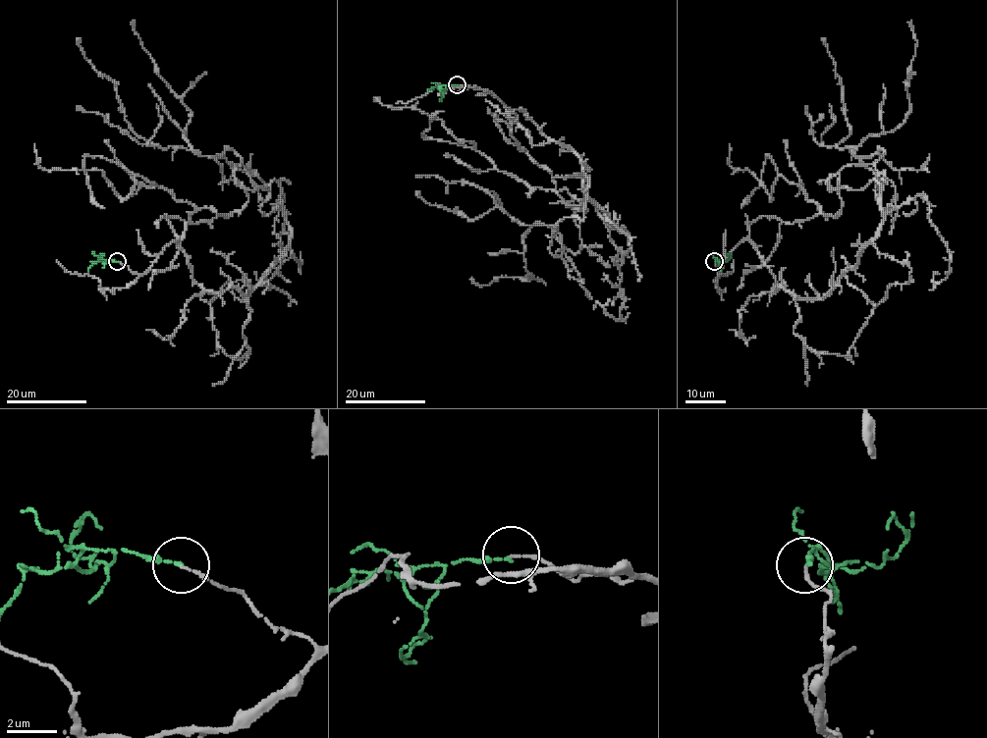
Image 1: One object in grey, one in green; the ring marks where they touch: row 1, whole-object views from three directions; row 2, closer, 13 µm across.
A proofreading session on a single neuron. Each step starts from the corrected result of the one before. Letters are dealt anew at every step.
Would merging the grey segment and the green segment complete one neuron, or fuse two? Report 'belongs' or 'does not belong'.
belongs

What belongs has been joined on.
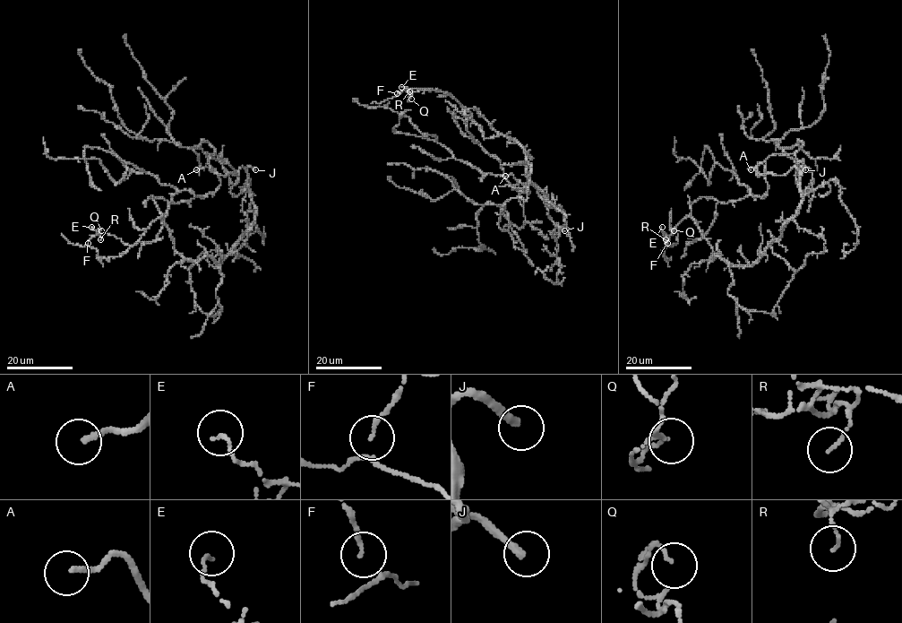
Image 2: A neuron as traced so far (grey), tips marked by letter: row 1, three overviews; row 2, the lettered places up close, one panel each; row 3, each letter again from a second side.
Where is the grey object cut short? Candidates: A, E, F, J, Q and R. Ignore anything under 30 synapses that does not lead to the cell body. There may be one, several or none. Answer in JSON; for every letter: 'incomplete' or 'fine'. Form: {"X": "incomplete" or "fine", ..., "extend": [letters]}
{"A": "incomplete", "E": "fine", "F": "fine", "J": "incomplete", "Q": "fine", "R": "fine", "extend": ["A", "J"]}

